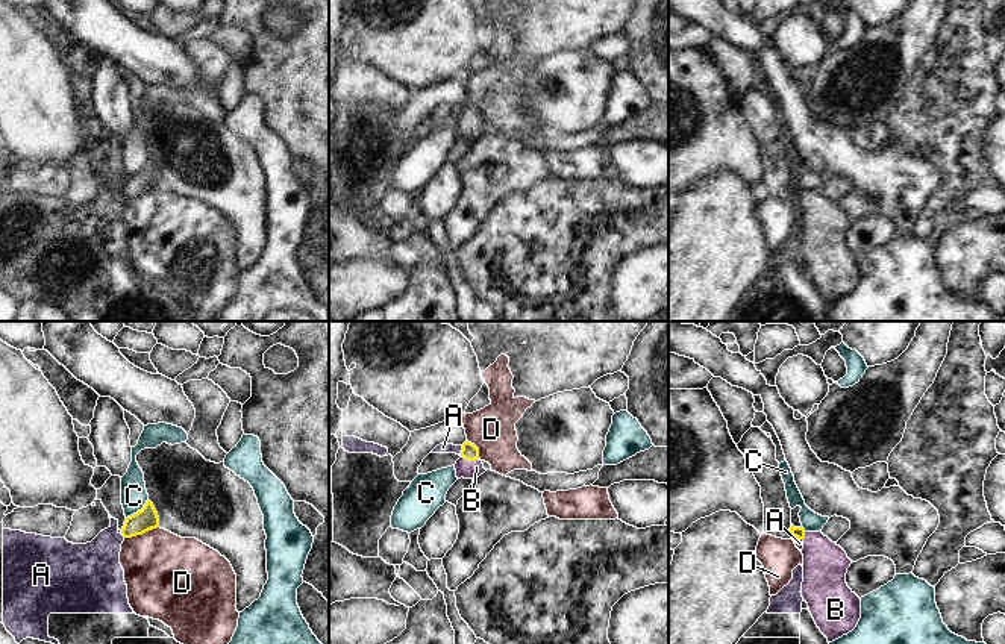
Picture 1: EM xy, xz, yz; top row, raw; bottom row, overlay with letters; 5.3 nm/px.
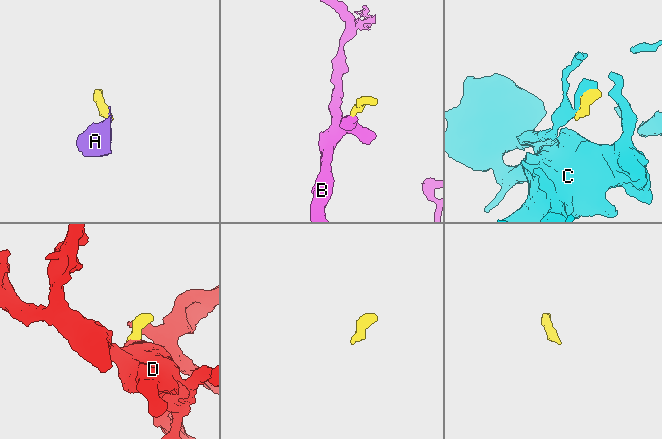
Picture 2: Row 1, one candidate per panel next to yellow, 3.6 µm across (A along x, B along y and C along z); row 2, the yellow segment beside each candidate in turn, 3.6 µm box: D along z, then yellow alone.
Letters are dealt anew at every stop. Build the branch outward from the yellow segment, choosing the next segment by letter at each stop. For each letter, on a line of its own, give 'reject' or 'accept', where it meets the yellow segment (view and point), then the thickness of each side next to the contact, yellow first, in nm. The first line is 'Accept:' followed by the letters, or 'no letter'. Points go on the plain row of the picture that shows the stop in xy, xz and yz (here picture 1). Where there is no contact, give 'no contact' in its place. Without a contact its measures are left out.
Accept: B
A: reject; meets yellow in xz at (461, 111); 90 nm thick on the yellow side, 50 nm on the other
B: accept; meets yellow in xz at (469, 120); 90 nm thick on the yellow side, 100 nm on the other
C: reject; meets yellow in xy at (138, 171); 120 nm thick on the yellow side, 140 nm on the other
D: reject; meets yellow in xy at (141, 194); 120 nm thick on the yellow side, 420 nm on the other

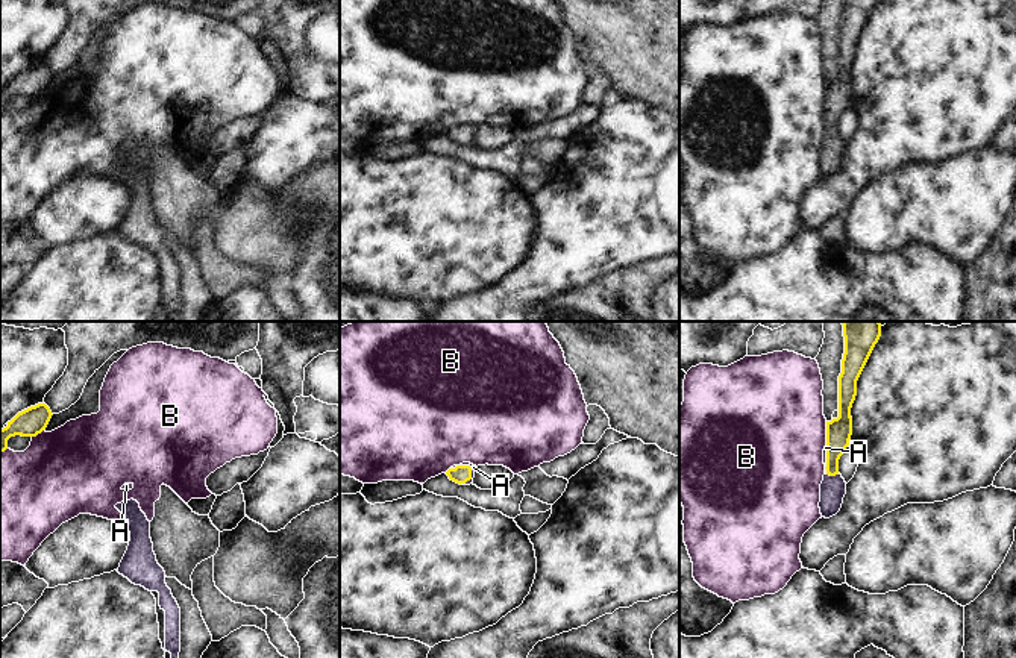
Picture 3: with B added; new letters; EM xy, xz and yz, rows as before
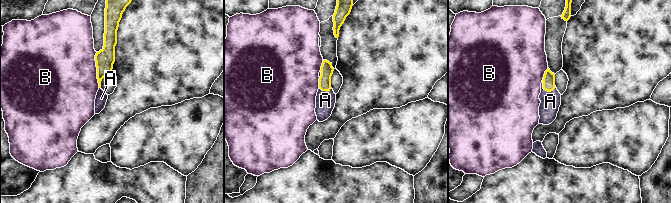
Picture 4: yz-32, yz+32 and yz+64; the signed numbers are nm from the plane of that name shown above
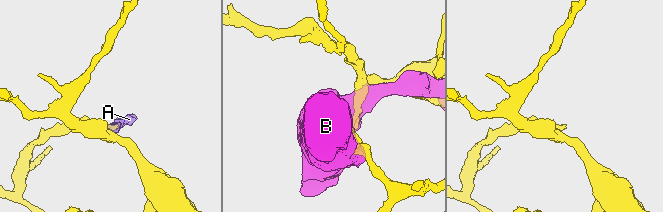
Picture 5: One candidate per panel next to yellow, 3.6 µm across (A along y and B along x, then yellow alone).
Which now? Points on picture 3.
Accept: A
A: accept; meets yellow in yz at (827, 123); 140 nm thick on the yellow side, 20 nm on the other
B: reject; meets yellow in yz at (827, 94); 140 nm thick on the yellow side, 500 nm on the other

